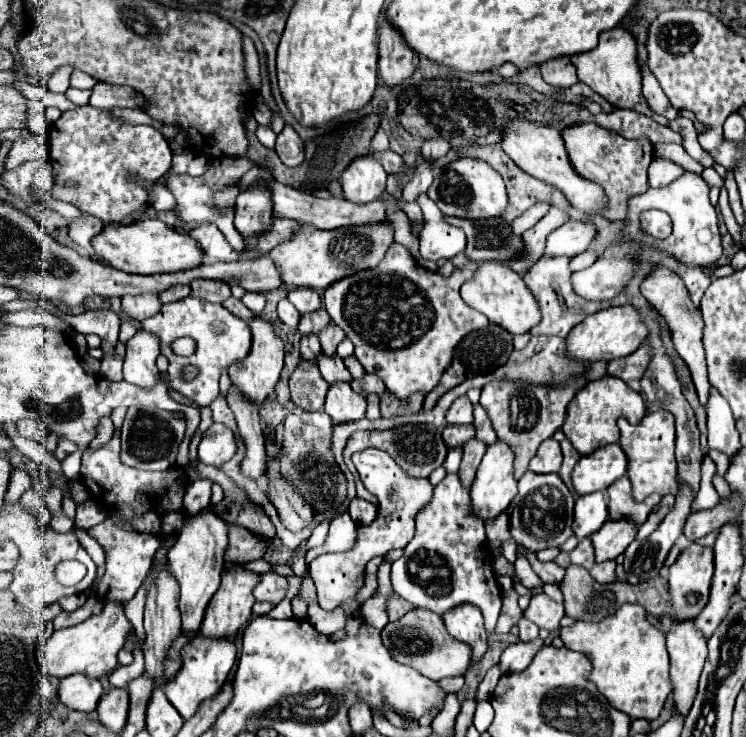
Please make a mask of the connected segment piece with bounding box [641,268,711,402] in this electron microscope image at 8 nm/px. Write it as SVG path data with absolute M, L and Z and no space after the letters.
M657 268L643 284L641 284L641 294L659 310L659 314L663 316L665 324L671 330L673 342L675 342L675 350L679 352L679 356L687 362L699 400L707 400L707 388L711 388L709 378L707 378L707 366L705 366L705 356L703 356L703 320L701 320L701 312L693 306L693 302L689 300L687 288L681 282L681 278L677 274L673 274L667 268Z

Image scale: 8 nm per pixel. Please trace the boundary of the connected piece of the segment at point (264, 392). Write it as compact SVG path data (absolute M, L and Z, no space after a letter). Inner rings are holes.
M253 316L249 320L249 328L251 328L251 352L243 358L237 360L235 364L229 366L229 376L231 382L239 386L239 390L255 404L261 404L265 400L269 400L269 396L275 392L275 384L279 380L279 372L283 368L283 340L277 336L277 332L273 330L271 322L267 322L263 316Z

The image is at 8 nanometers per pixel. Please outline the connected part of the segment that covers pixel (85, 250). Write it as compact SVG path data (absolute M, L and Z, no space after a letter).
M81 212L83 216L79 220L71 220L69 222L69 238L75 242L75 250L83 256L95 256L93 248L89 248L89 240L99 234L99 230L105 226L103 220L99 220L97 216L93 214L87 214L87 212Z

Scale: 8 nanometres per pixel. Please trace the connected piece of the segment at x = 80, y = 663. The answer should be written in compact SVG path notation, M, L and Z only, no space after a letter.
M108 601L101 614L87 618L81 624L53 632L53 636L44 645L43 656L37 657L39 666L55 678L65 678L71 674L85 674L89 678L109 676L117 668L117 652L123 648L127 634L133 632L131 622L127 620L123 606L119 602Z

